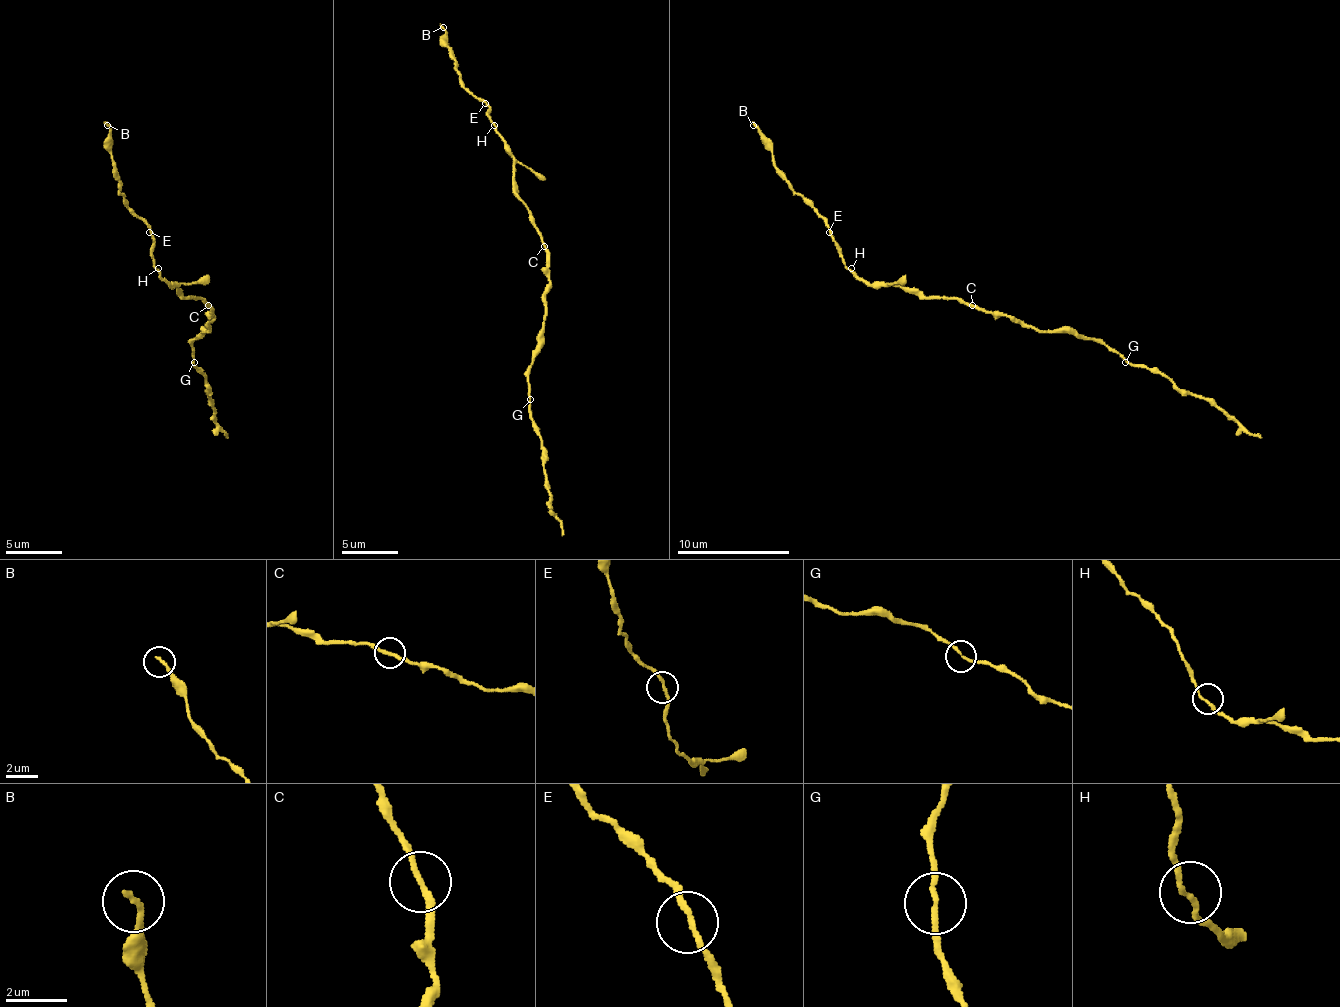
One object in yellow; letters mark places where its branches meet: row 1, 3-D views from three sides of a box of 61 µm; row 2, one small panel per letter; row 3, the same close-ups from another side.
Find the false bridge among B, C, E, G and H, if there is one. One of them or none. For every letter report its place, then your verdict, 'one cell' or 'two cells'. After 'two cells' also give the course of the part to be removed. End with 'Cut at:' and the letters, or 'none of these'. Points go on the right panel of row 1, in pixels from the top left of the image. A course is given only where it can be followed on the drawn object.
B: at (753, 125); one cell
C: at (972, 305); one cell
E: at (829, 232); one cell
G: at (1125, 362); one cell
H: at (851, 268); one cell
Cut at: none of these

